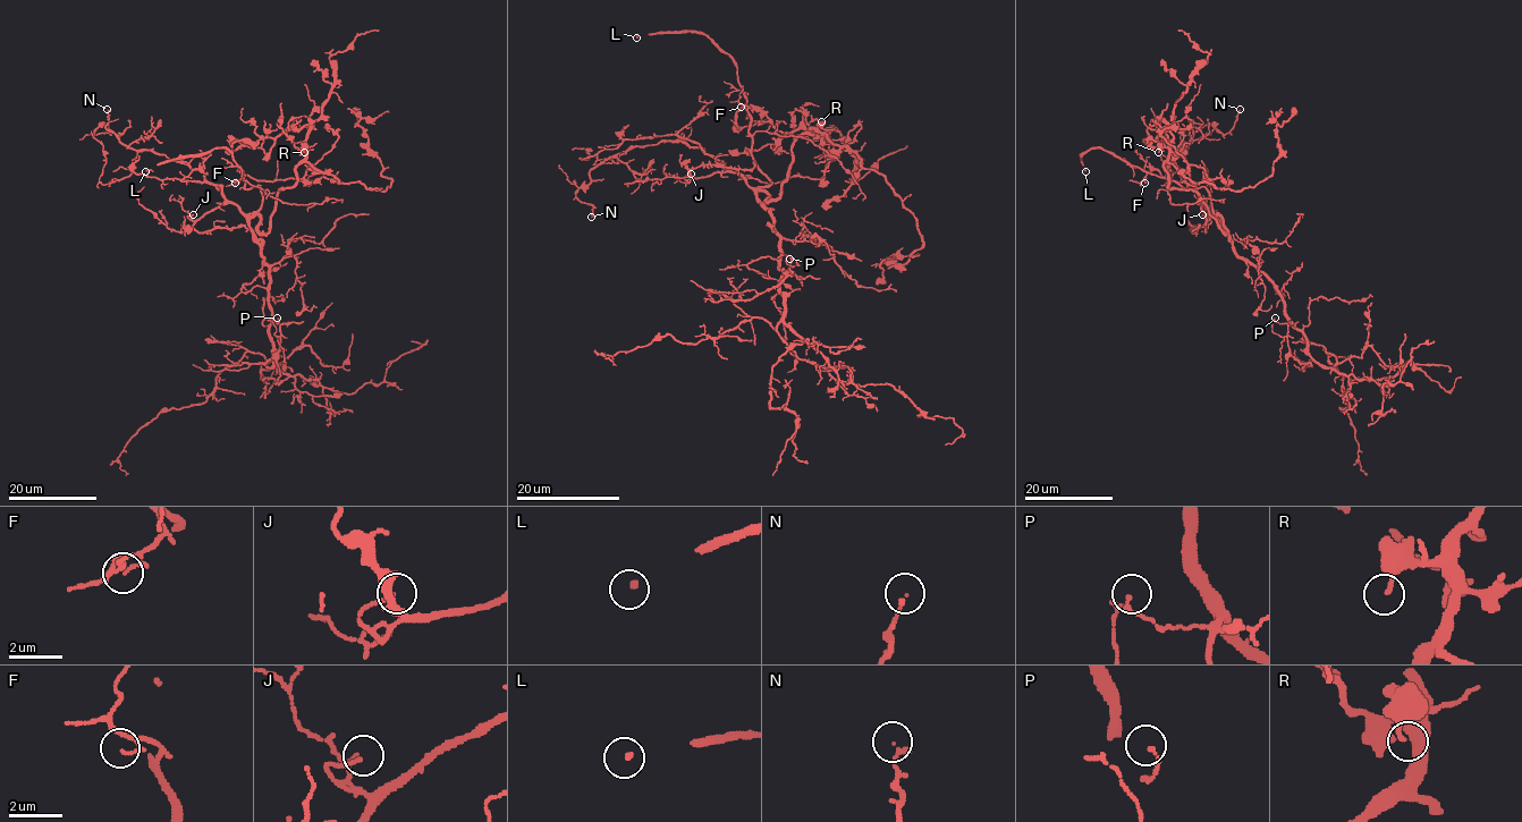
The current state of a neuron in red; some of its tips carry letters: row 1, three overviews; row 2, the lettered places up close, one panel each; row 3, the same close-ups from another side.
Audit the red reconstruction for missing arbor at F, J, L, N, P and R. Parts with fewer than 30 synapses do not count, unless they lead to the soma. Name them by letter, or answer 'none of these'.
L

